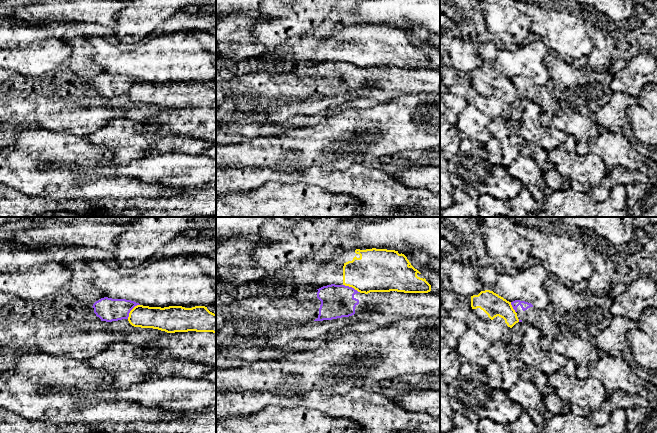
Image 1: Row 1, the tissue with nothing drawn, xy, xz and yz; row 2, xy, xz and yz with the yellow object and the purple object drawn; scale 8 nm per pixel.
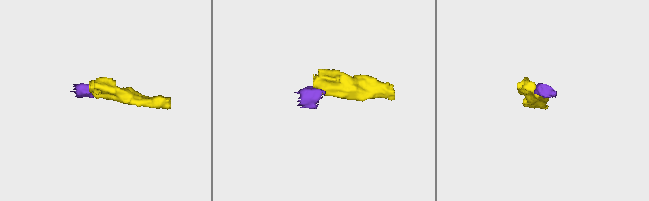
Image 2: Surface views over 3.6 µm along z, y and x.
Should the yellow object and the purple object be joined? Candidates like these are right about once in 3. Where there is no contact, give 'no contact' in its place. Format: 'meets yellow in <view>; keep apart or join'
meets yellow in xy; keep apart

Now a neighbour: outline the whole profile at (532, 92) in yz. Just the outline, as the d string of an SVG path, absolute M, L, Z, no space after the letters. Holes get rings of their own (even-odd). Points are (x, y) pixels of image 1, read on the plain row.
M515 76L511 78L519 98L526 98L538 104L541 108L540 123L549 127L555 113L560 109L559 102L554 95L555 85L550 81L545 85L536 85L531 79Z

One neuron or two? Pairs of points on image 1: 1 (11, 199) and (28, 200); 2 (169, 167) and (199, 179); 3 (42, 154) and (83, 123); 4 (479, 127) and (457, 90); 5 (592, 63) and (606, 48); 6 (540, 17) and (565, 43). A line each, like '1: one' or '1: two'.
1: one
2: one
3: two
4: two
5: one
6: one

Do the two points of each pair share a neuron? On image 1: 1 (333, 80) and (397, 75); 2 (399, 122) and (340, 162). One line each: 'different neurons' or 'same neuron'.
1: same neuron
2: same neuron

